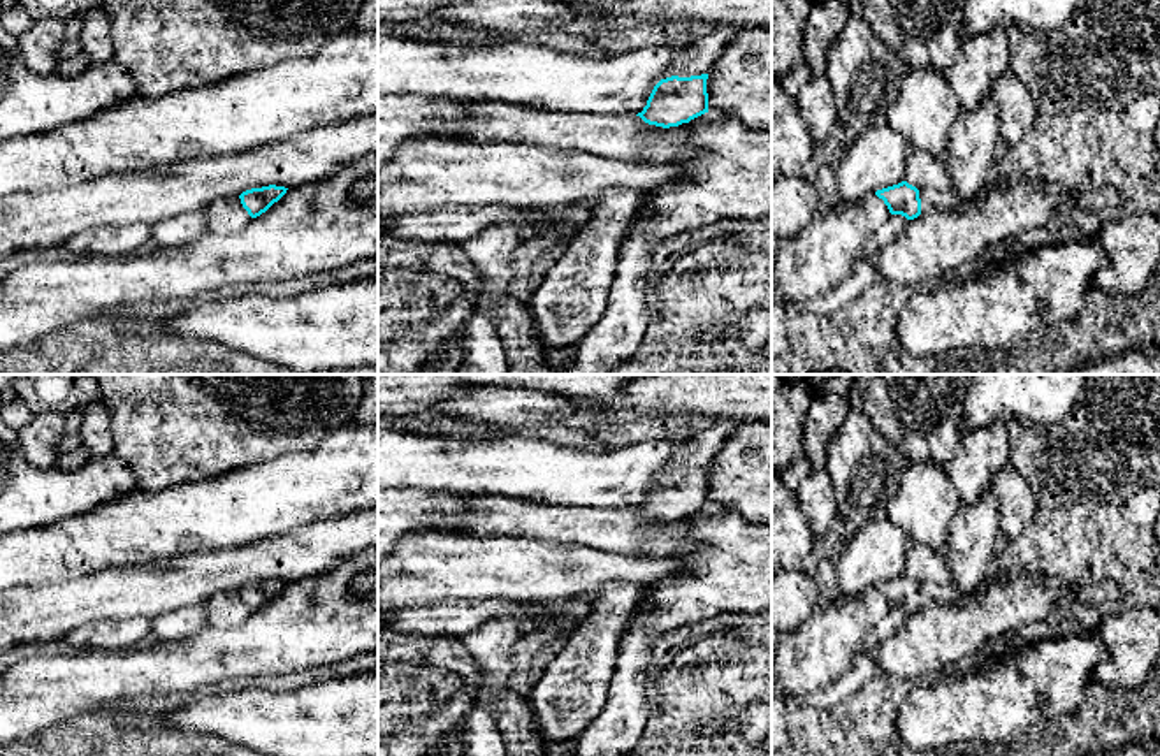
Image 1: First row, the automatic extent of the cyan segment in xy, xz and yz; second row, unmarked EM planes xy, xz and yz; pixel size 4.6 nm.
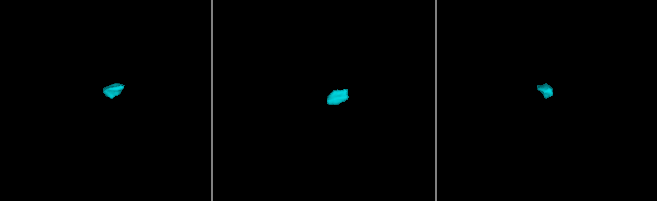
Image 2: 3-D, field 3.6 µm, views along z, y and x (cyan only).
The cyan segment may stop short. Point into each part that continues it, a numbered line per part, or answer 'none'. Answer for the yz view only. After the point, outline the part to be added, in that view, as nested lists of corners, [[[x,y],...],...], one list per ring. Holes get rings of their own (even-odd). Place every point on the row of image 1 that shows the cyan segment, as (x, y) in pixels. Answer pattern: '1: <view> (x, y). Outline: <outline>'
1: yz (930, 199). Outline: [[[921,190],[919,199],[921,199],[921,213],[937,209],[965,213],[972,204],[970,199],[963,199],[954,190],[949,192]]]

